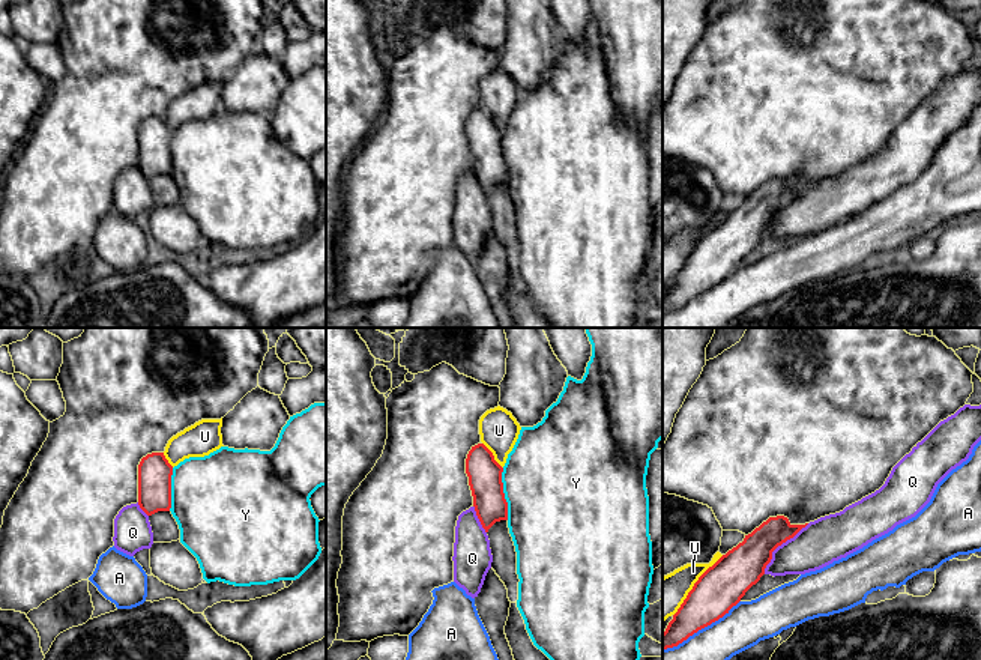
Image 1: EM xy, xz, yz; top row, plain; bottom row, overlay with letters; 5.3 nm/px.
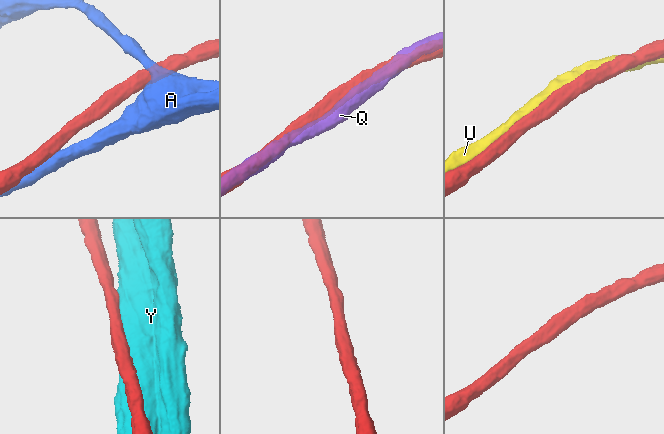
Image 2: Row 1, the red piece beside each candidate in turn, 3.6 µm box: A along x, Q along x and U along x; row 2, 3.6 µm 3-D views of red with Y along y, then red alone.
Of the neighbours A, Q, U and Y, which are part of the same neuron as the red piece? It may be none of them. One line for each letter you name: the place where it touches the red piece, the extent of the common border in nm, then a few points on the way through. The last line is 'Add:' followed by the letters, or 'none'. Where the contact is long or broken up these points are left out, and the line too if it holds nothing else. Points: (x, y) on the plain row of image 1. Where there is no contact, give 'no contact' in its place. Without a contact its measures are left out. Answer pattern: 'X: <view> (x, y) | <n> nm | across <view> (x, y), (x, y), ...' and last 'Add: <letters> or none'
Q: yz (780, 208) | 360 nm
Add: Q

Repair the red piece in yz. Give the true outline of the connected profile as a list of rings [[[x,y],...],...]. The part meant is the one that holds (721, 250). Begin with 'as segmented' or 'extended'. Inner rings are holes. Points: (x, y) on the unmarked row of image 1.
as segmented; [[[777,179],[745,198],[694,247],[663,296],[663,313],[678,310],[729,277],[765,238],[772,215],[807,188],[792,188],[787,180]]]

